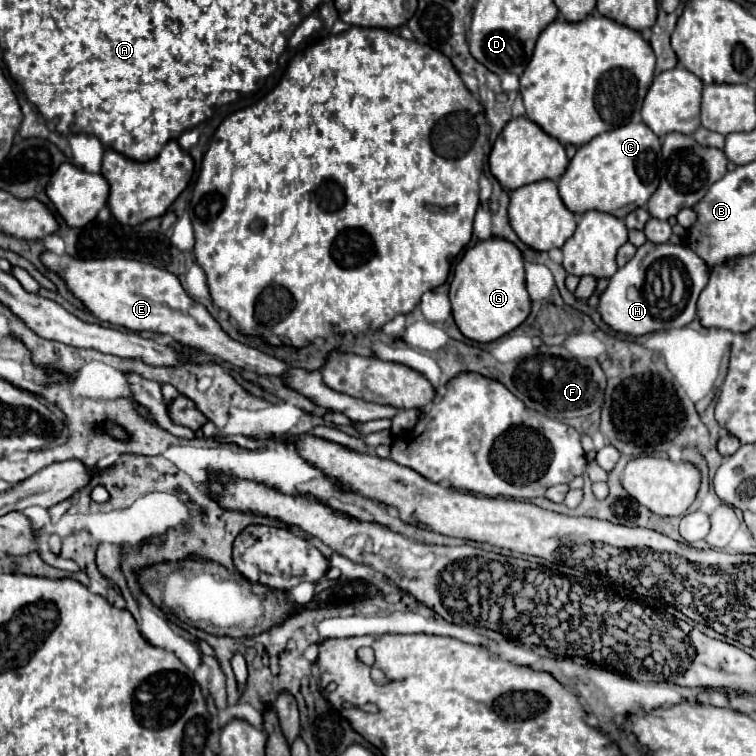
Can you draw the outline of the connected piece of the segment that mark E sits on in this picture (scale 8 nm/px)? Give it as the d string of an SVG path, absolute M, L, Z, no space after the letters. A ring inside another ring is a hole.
M45 251L41 259L45 267L57 271L67 281L67 287L73 291L73 295L79 297L85 303L85 307L101 321L107 321L117 327L127 327L131 331L153 331L171 335L175 341L183 345L195 347L239 369L255 371L259 375L281 377L291 367L289 363L275 359L259 349L233 341L209 315L209 311L201 303L197 303L191 295L185 293L179 279L169 271L131 259L81 261L69 255L55 255L51 251Z

